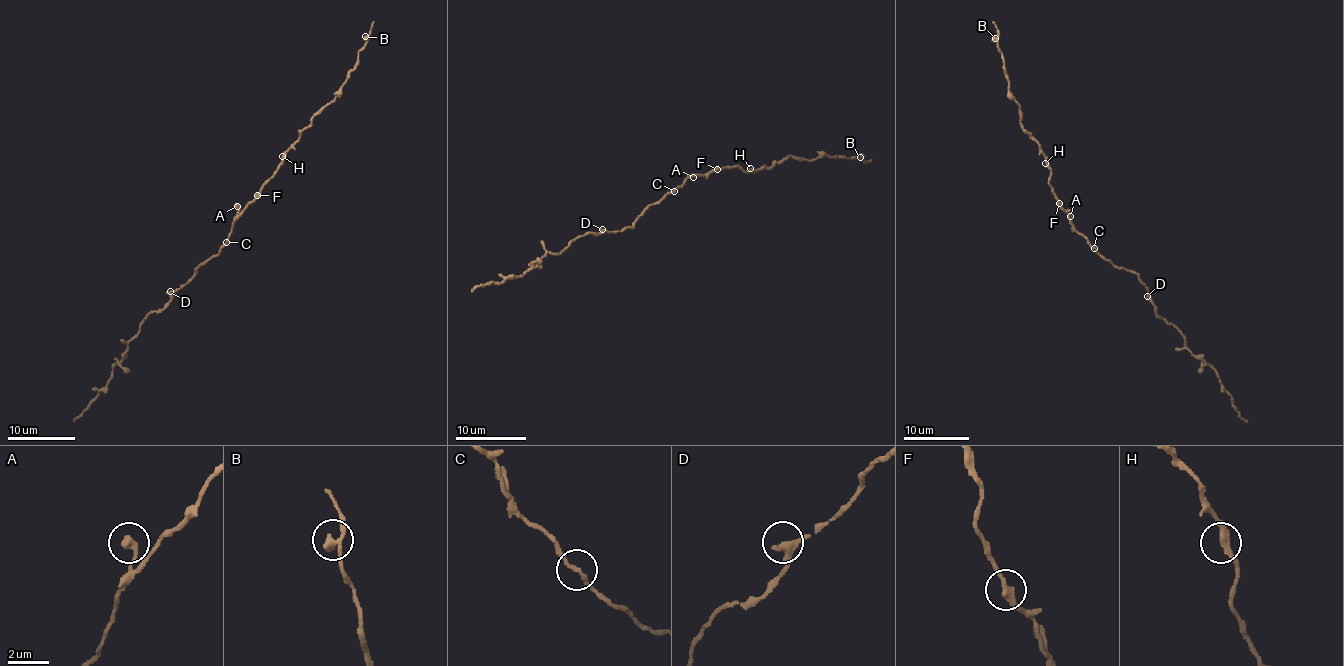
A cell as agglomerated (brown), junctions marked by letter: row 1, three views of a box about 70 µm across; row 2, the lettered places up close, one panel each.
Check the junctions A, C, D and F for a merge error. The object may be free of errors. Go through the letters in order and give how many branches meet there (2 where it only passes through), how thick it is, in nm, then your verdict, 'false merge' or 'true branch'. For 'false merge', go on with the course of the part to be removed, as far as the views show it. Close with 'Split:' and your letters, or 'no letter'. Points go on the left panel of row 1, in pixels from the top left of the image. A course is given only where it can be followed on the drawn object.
A: branches 1; calibre 400 nm; true branch
C: branches 2; calibre 180 nm; true branch
D: branches 2; calibre 340 nm; true branch
F: branches 2; calibre 320 nm; false merge; course (257, 195), (313, 117), (331, 102), (356, 64), (373, 21)
Split: F

